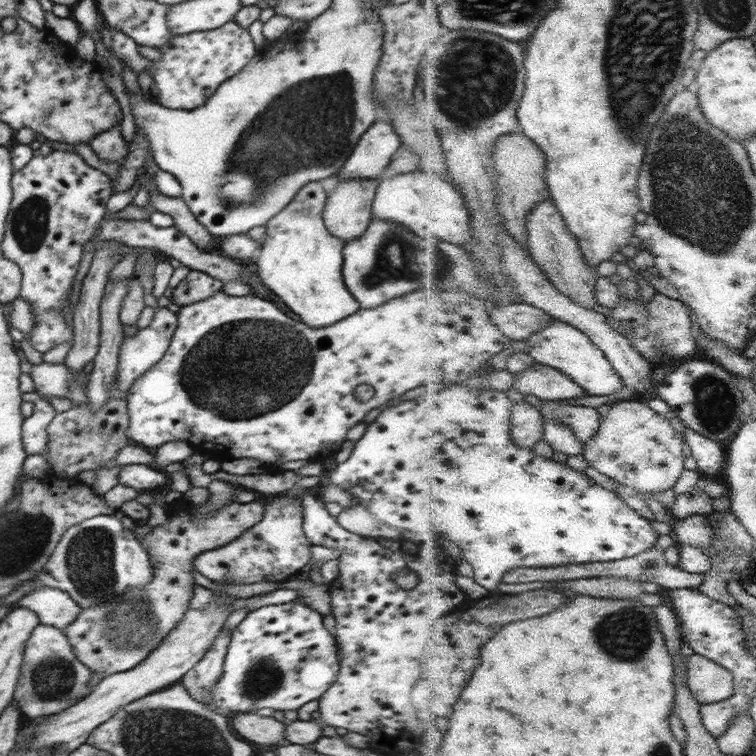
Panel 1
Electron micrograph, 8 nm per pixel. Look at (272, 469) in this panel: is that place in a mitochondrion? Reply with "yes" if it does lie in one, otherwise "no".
no

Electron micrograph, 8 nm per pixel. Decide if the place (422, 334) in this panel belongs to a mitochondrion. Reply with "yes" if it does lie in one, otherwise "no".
no

